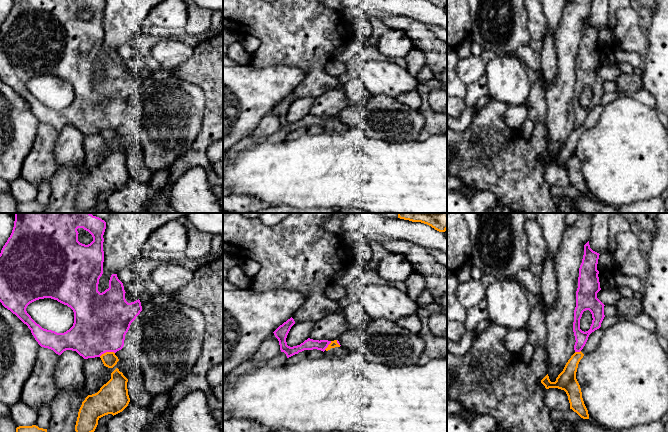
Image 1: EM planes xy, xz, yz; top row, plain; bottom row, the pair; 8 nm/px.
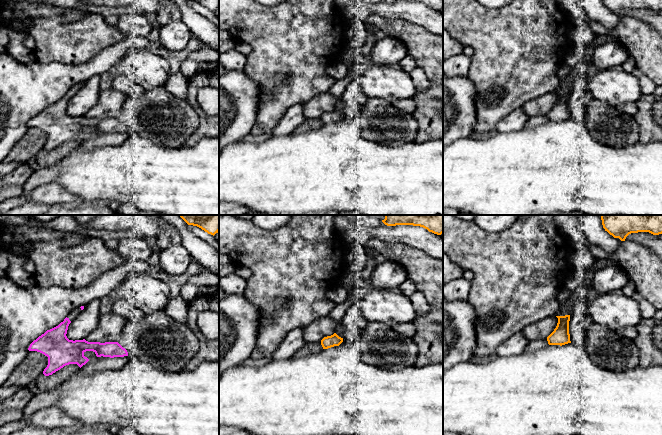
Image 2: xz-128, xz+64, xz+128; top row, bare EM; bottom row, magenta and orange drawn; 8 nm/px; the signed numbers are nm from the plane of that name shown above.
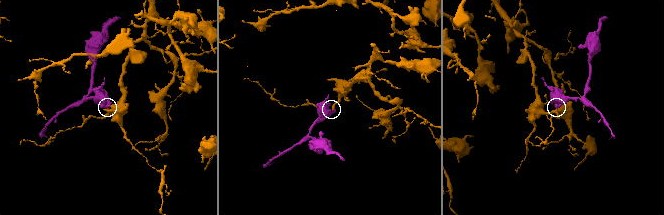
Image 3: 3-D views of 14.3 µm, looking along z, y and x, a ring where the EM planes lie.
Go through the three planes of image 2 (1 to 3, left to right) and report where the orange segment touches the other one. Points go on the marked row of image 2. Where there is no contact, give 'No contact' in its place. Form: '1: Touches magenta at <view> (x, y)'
1: No contact
2: No contact
3: No contact

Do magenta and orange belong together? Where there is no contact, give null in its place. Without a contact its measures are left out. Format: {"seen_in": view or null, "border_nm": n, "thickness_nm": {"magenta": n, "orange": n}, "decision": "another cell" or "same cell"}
{"seen_in": "xy", "border_nm": 130, "thickness_nm": {"magenta": 440, "orange": 120}, "decision": "another cell"}

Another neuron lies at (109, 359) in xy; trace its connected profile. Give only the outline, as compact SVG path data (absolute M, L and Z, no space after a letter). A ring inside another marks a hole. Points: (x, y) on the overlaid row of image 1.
M106 352L100 356L104 366L113 368L119 361L118 357L114 352Z

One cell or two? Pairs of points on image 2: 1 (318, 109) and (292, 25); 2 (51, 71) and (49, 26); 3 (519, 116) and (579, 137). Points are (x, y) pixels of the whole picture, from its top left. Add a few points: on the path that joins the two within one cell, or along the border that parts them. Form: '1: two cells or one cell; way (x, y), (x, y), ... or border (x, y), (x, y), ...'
1: two cells; border (328, 91), (317, 94), (303, 103)
2: two cells; border (34, 60), (40, 63), (62, 62), (74, 65)
3: two cells; border (524, 127), (515, 131), (501, 133)

